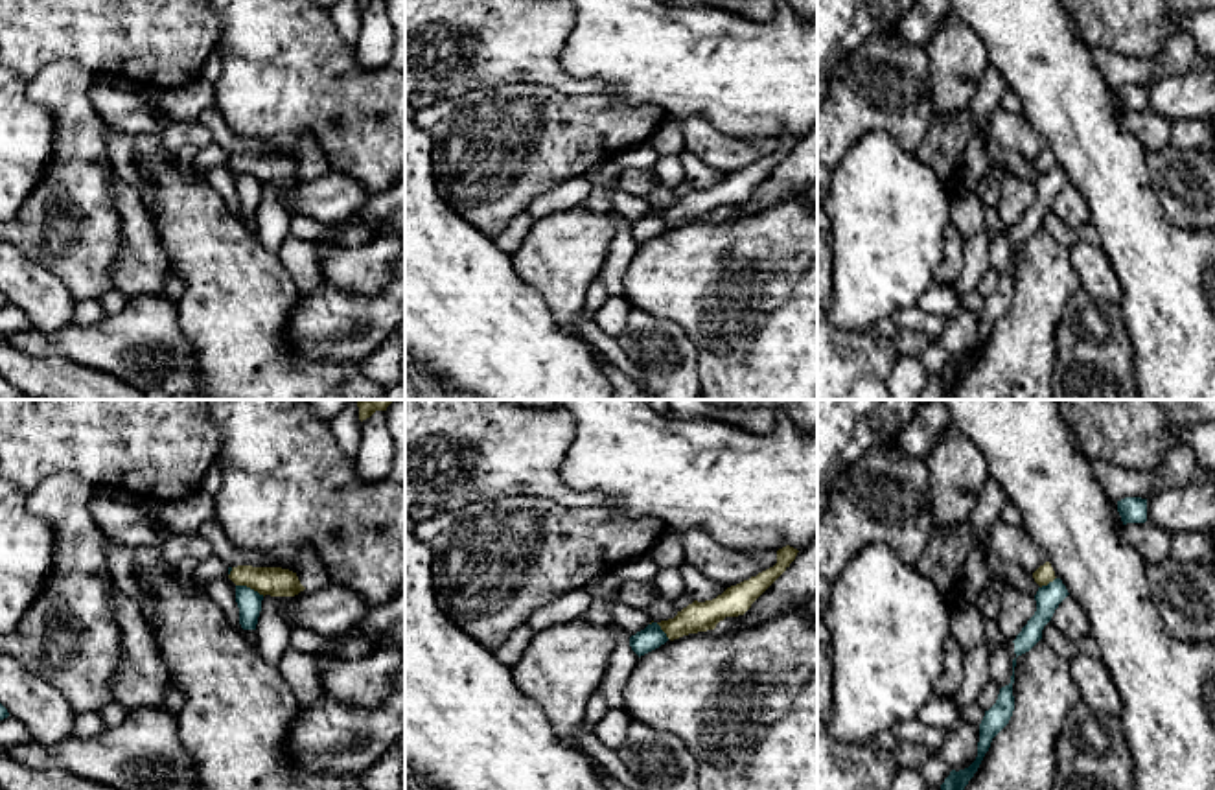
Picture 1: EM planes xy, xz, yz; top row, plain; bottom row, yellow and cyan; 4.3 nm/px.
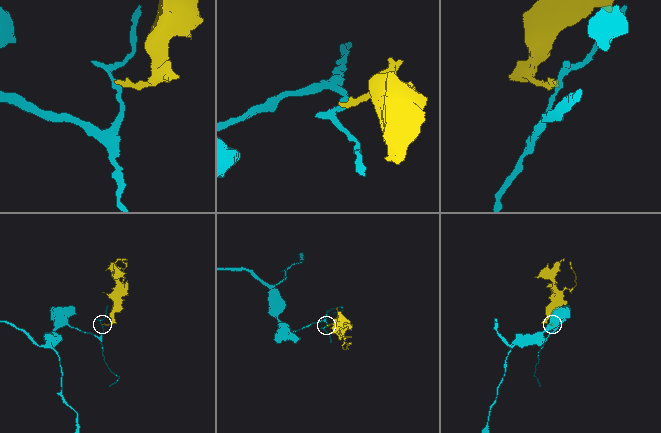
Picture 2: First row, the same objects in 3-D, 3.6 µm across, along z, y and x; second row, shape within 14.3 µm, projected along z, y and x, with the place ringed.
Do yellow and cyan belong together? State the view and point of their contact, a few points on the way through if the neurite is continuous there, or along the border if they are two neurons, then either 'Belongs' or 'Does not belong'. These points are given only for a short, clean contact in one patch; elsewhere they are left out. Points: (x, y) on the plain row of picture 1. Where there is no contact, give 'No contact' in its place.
Touches yellow at xy (251, 175). Boundary: xy (236, 172), (245, 172), (264, 183). Does not belong

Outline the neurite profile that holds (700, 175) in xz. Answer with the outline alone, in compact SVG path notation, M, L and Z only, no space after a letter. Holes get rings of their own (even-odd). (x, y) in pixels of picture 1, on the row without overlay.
M687 149L679 155L679 158L683 162L687 180L698 190L712 188L727 177L727 173L707 166L700 157Z

